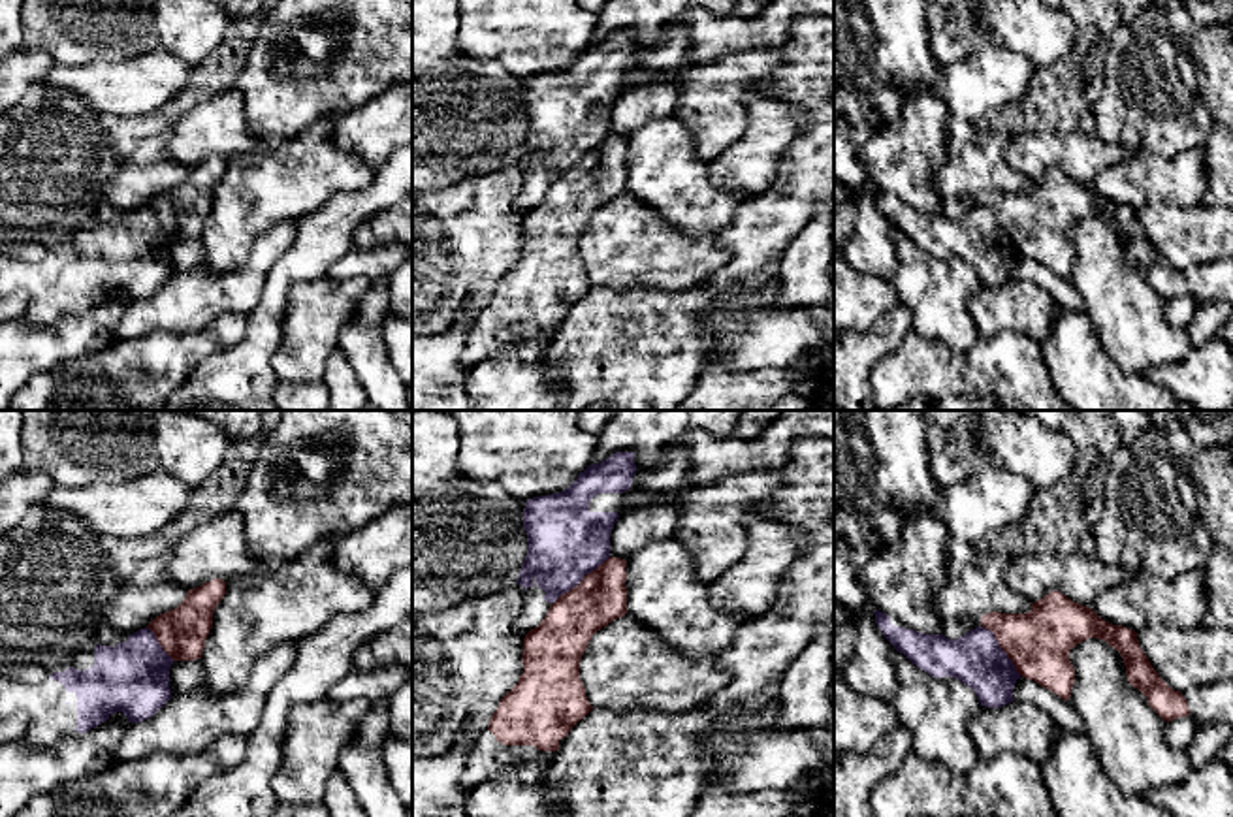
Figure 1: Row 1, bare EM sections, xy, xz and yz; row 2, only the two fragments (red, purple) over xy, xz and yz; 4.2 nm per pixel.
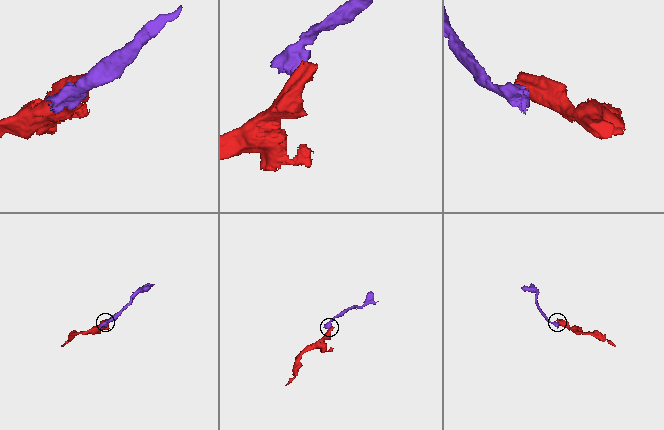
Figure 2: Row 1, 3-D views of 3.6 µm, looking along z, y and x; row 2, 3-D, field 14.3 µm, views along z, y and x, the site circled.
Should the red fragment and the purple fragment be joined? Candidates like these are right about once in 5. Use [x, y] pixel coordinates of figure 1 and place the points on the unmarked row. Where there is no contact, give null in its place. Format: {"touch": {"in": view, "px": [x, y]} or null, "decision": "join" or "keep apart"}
{"touch": {"in": "xz", "px": [582, 159]}, "decision": "keep apart"}

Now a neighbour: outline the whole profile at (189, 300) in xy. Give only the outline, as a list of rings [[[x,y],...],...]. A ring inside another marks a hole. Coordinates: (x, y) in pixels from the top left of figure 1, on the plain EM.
[[[296,220],[280,222],[256,239],[247,262],[233,271],[215,275],[196,267],[171,273],[152,296],[130,301],[113,329],[115,341],[198,331],[220,314],[250,312],[260,301],[269,269],[294,239]]]

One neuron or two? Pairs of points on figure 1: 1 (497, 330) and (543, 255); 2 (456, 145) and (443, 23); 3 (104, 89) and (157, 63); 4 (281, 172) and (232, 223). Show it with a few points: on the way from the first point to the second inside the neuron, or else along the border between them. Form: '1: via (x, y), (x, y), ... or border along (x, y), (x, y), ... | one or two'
1: via (516, 311), (543, 285), (543, 273) | one
2: via (456, 115), (443, 102), (443, 53) | one
3: via (117, 89), (130, 89), (144, 76) | one
4: via (268, 185), (243, 209) | one

